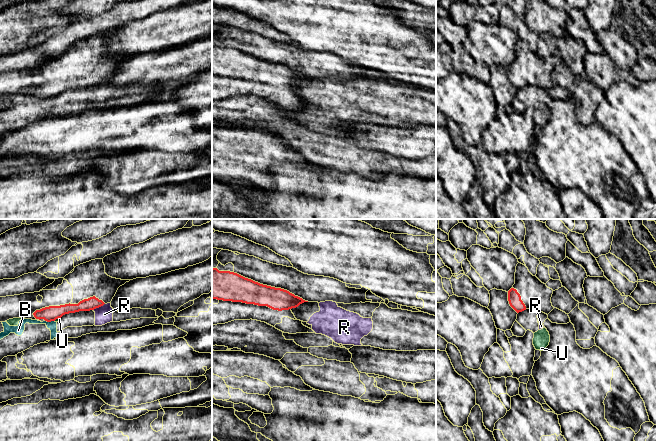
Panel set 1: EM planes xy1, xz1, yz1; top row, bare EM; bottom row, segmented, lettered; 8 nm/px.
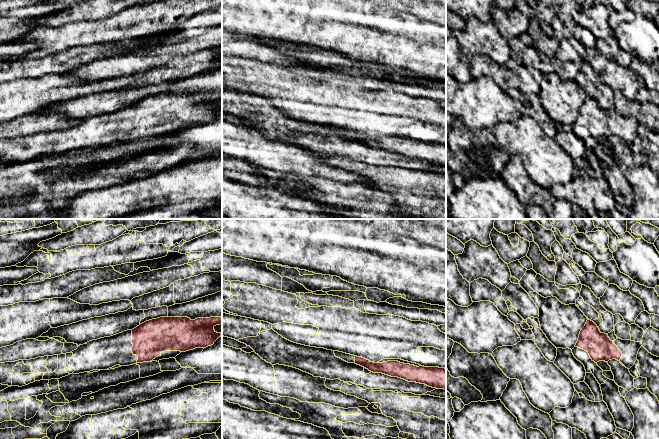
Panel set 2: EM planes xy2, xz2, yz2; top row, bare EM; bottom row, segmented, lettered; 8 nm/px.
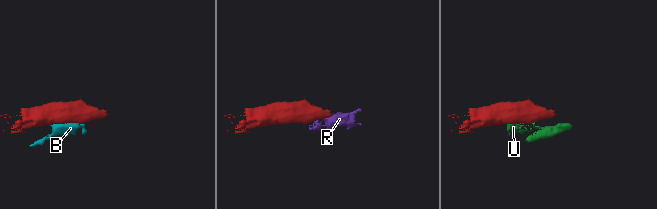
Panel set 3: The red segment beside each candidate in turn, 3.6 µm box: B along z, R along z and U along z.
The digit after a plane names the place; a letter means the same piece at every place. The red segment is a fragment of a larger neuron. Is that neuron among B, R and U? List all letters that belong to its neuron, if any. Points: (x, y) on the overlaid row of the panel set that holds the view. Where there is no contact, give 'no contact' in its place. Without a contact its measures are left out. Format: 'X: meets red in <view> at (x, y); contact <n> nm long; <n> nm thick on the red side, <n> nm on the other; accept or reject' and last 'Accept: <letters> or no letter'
B: meets red in xy1 at (50, 321); contact 80 nm long; 120 nm thick on the red side, 70 nm on the other; reject
R: meets red in xy1 at (98, 307); contact 110 nm long; 100 nm thick on the red side, 140 nm on the other; reject
U: meets red in xy1 at (57, 318); contact 60 nm long; 120 nm thick on the red side, 30 nm on the other; reject
Accept: no letter

